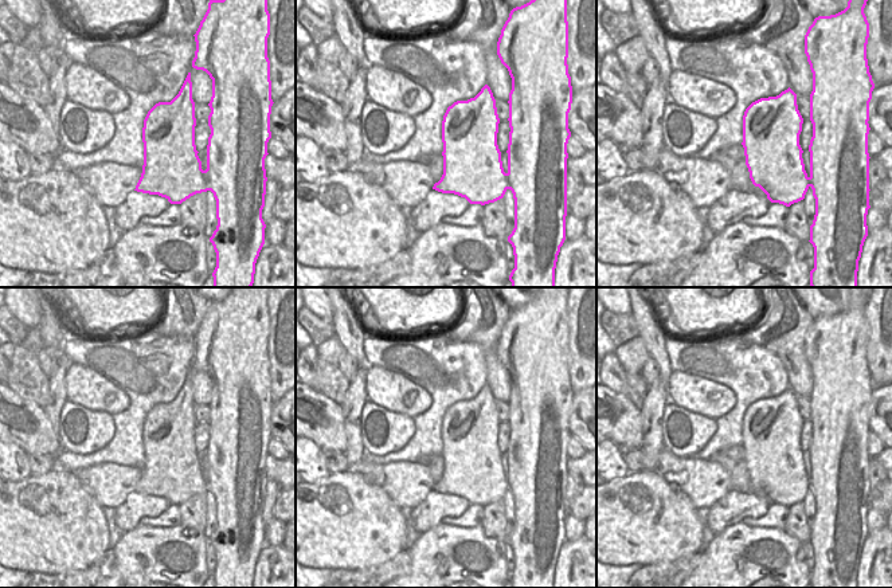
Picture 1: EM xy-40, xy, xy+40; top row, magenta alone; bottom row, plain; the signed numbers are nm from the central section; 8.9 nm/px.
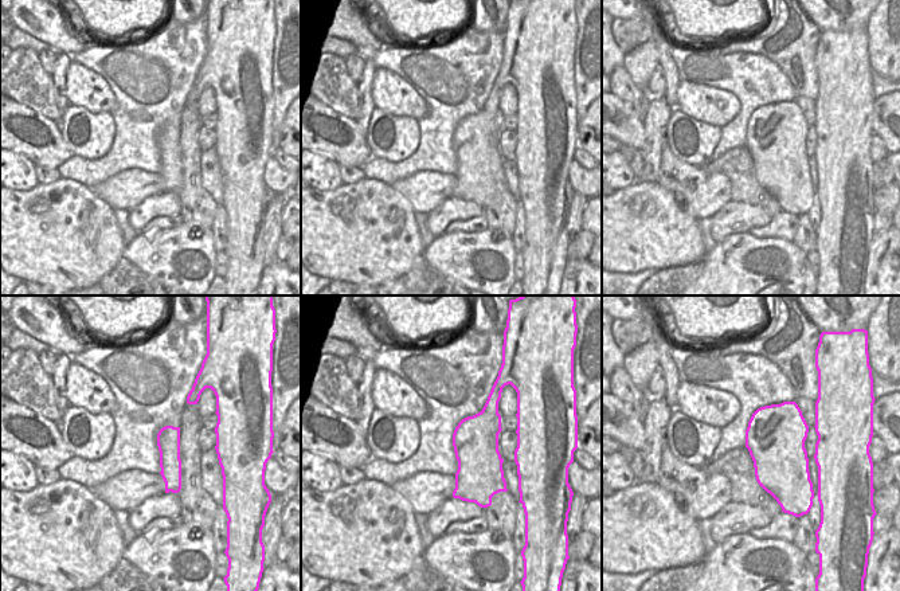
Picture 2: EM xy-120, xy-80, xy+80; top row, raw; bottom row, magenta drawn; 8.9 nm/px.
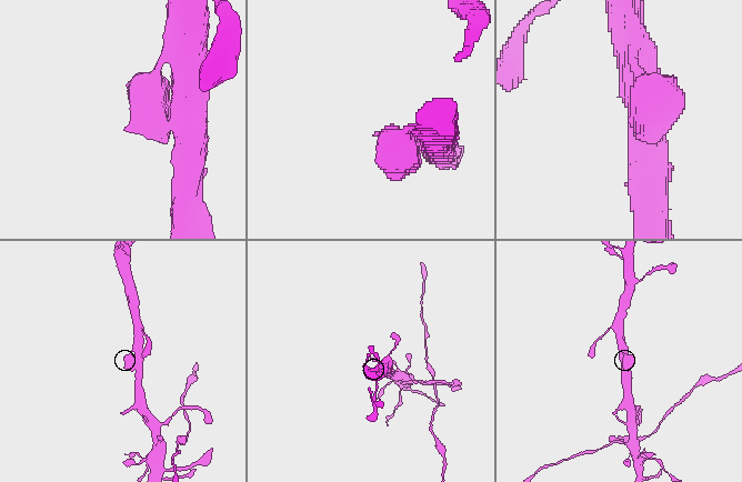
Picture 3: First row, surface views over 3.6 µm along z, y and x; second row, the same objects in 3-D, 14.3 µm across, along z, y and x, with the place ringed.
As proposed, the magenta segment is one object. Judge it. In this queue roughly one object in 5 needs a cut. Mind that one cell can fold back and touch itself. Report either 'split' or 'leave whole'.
leave whole

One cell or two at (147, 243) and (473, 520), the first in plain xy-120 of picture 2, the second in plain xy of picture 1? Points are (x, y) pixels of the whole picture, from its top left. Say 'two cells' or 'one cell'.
two cells

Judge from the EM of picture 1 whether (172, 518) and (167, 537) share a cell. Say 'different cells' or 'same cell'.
different cells

